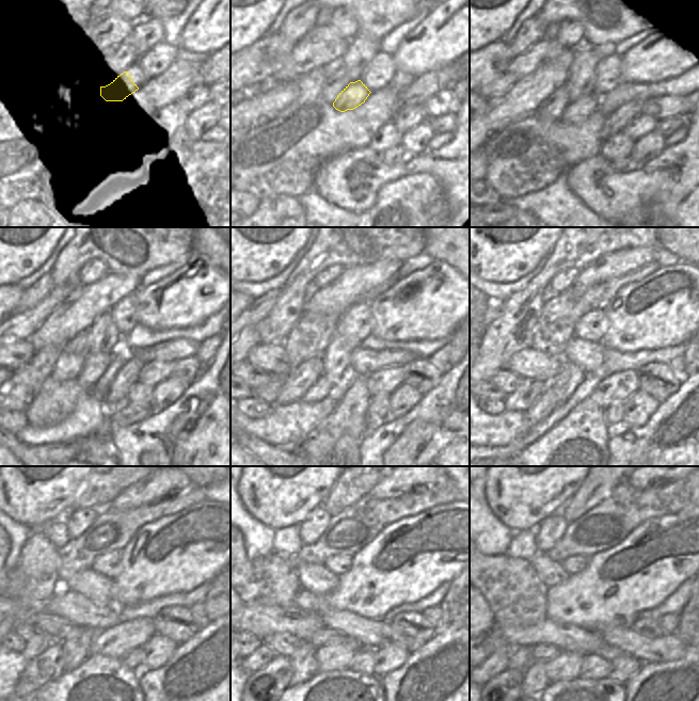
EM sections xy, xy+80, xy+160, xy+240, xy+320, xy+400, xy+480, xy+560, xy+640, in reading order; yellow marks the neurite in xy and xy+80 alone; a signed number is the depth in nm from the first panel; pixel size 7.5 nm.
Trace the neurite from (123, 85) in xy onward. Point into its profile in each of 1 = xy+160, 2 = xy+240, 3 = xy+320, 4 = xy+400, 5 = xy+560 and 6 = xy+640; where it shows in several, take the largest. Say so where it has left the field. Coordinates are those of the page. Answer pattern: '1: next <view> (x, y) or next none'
1: next xy+160 (578, 111)
2: next xy+240 (95, 364)
3: next xy+320 (320, 389)
4: next xy+400 (546, 403)
5: next xy+560 (268, 683)
6: next xy+640 (508, 683)

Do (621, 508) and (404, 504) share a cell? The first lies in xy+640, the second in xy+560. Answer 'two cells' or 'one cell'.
one cell

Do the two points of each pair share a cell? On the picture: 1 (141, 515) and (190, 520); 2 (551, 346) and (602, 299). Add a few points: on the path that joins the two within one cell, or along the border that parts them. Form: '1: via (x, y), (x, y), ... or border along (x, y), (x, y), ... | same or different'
1: border along (185, 508), (145, 523), (139, 529) | different
2: via (558, 331), (561, 324), (587, 299) | same

